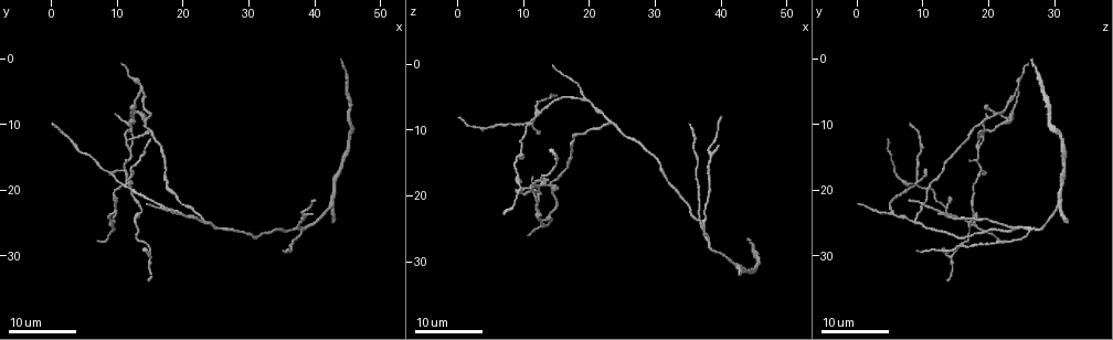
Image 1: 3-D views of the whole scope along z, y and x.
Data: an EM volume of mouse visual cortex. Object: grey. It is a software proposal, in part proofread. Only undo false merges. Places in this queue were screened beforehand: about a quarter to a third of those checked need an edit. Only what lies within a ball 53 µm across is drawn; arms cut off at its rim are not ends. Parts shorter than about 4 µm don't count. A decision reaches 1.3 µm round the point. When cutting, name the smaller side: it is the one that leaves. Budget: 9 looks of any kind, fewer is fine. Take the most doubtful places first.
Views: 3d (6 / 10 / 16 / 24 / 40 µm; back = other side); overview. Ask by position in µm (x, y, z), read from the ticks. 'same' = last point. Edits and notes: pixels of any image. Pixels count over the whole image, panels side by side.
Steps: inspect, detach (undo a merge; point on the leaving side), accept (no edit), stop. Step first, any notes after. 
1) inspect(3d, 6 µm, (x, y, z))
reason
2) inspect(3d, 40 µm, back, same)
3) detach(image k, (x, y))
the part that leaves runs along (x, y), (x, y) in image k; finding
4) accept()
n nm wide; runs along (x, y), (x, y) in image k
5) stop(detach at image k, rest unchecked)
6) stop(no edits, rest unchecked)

inspect(3d, 24 µm, (11.0, 19.0, 9.0))
looks like a crossing

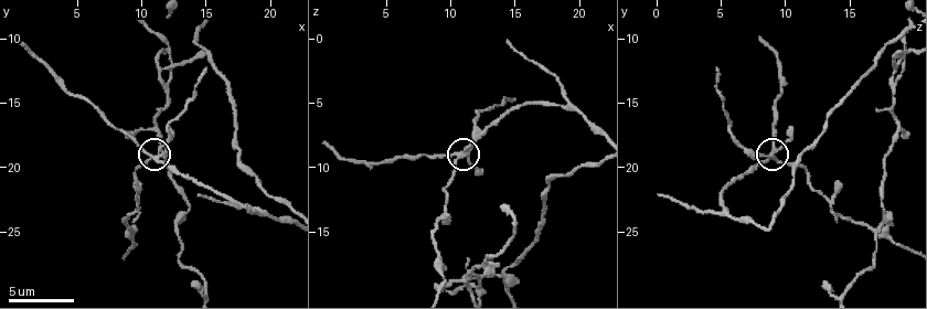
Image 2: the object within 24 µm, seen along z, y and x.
inspect(3d, 6 µm, (10.6, 19.4, 9.2))
closer look

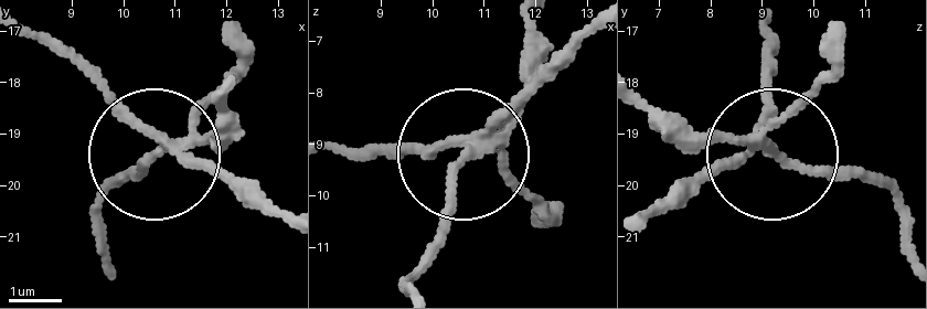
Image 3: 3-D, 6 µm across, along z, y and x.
detach(image 3, (139, 167))
the part that leaves runs along (178, 150), (116, 190), (103, 243) in image 3; two neurons meet here

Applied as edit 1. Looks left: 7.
inspect(3d, 24 µm, (13.5, 5.5, 25.0))
three arms meet

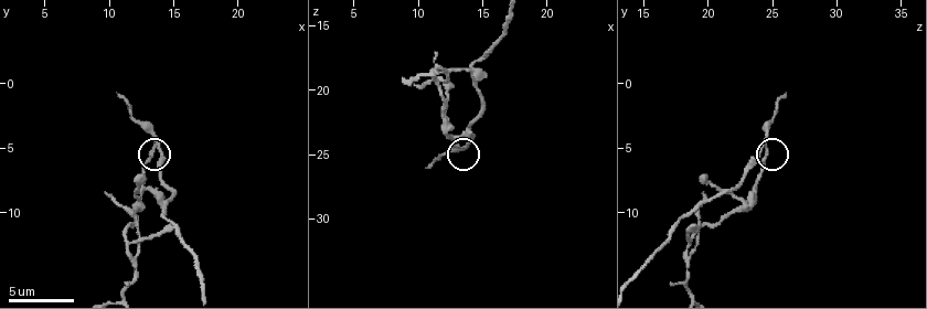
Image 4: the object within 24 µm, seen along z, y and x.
inspect(3d, 10 µm, (13.4, 5.2, 24.6))

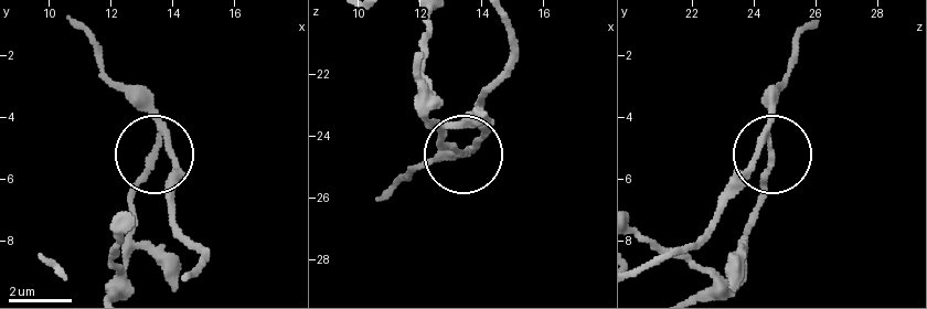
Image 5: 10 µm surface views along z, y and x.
inspect(3d, 10 µm, back, (13.5, 5.0, 24.6))

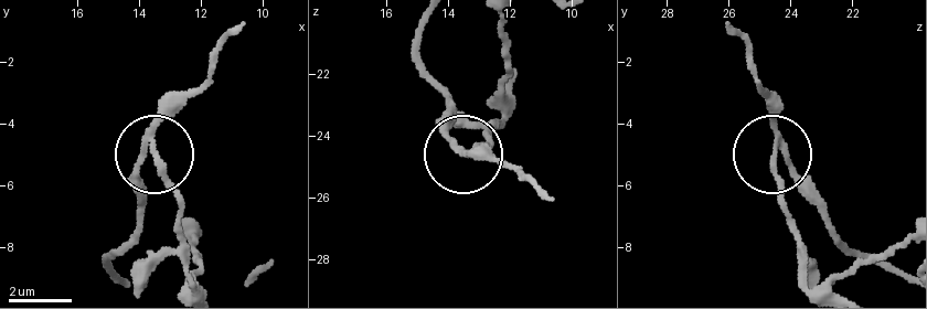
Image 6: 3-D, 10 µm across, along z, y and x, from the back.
detach(image 6, (170, 183))
170 nm wide; the part that leaves runs along (148, 140), (180, 209), (195, 288) in image 6; two neurons meet here

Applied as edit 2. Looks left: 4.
inspect(overview)
redraw

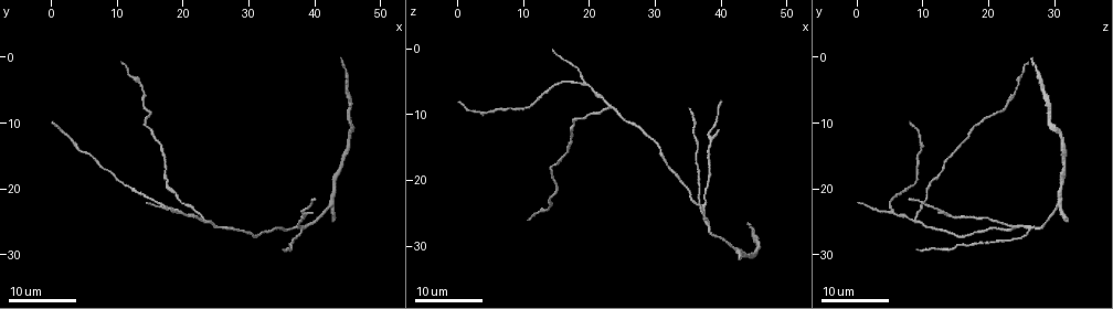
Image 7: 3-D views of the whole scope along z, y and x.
inspect(3d, 16 µm, (22.5, 24.5, 8.5))
three-way junction

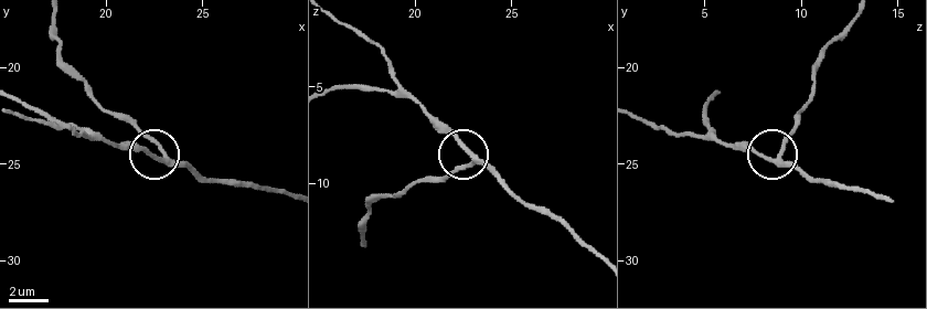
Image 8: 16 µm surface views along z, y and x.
inspect(3d, 6 µm, (22.9, 24.8, 8.2))

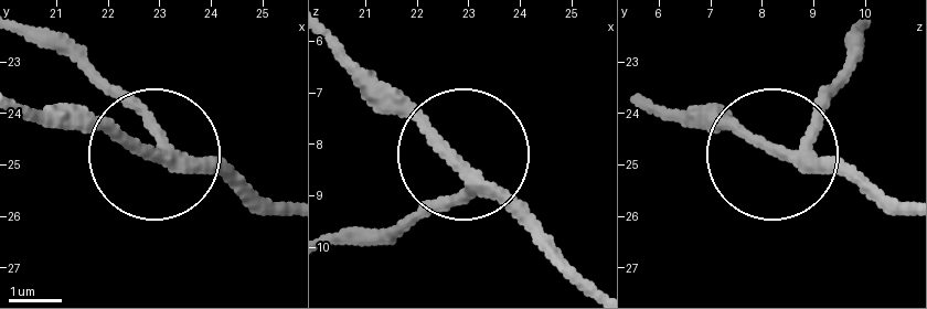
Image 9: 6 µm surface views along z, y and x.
accept()
3 arms; runs along (864, 27), (855, 70), (785, 145), (767, 149), (696, 114) in image 9; one neuron here

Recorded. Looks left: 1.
inspect(3d, 10 µm, (4.4, 14.2, 9.6))
thick turns thin

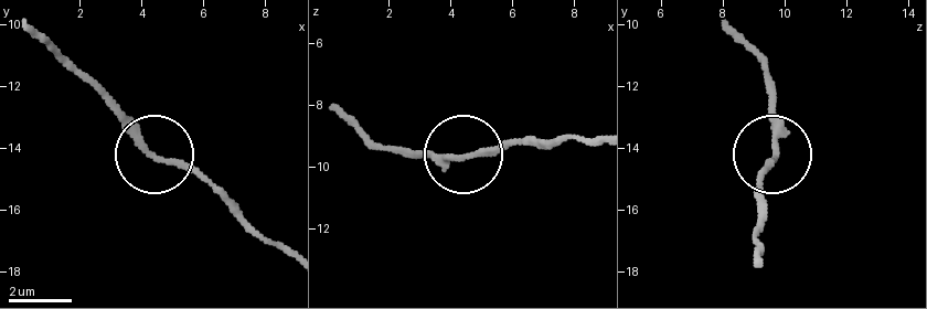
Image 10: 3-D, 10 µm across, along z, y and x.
accept()
210 nm wide; runs along (592, 139), (405, 158) in image 10; continuous, no second neuron

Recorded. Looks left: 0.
stop(detach at image 3, detach at image 6, rest unchecked)

